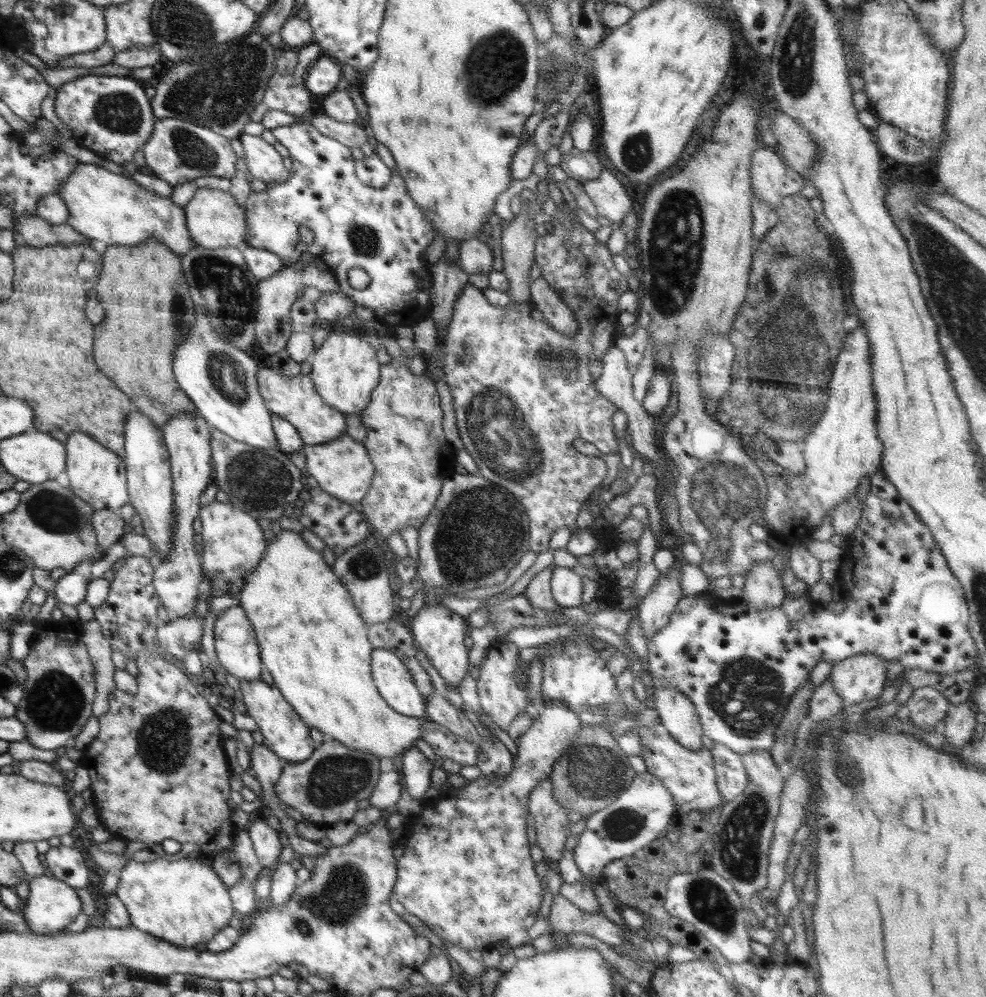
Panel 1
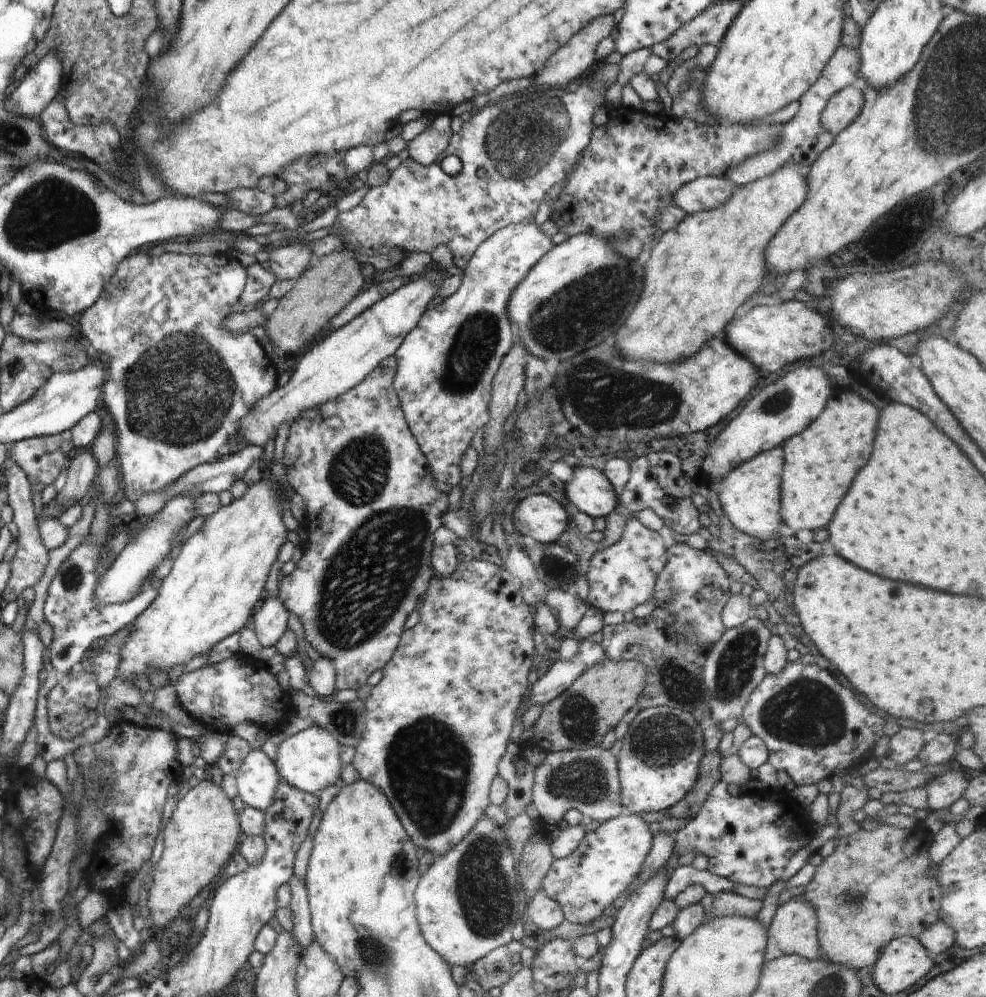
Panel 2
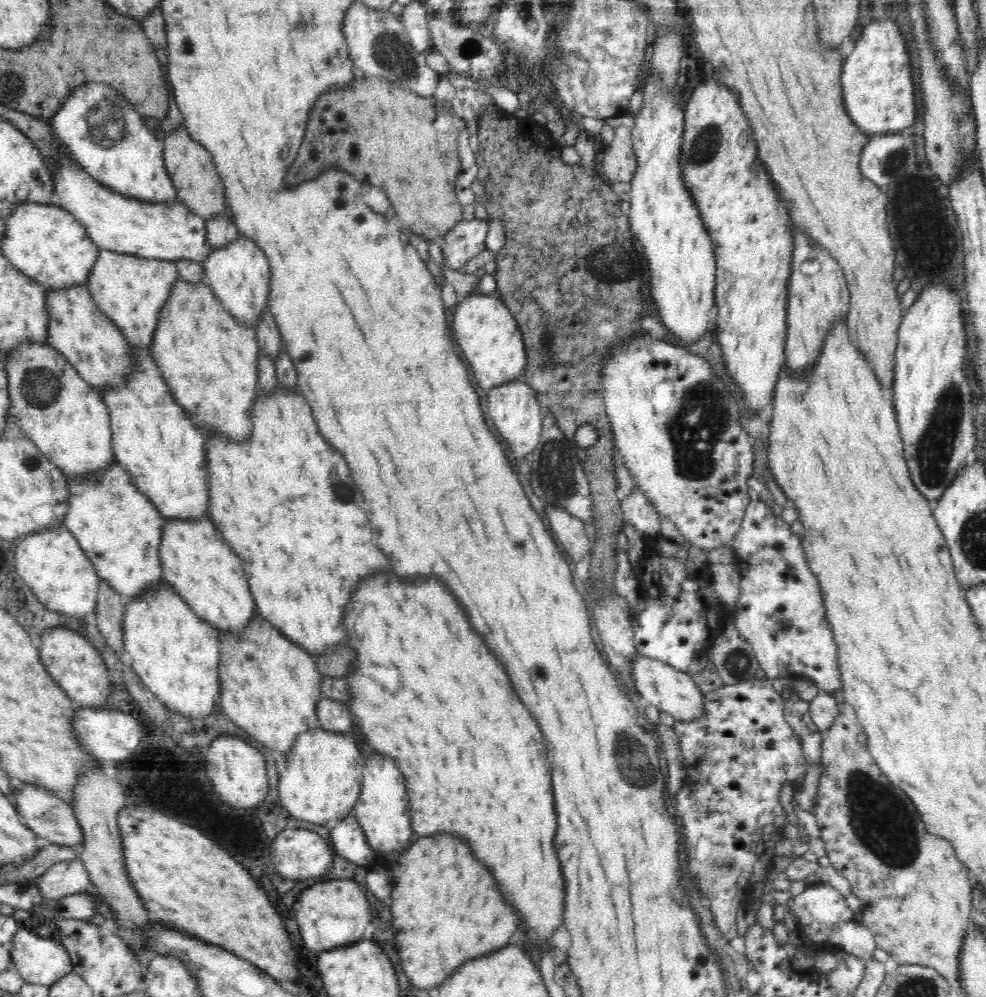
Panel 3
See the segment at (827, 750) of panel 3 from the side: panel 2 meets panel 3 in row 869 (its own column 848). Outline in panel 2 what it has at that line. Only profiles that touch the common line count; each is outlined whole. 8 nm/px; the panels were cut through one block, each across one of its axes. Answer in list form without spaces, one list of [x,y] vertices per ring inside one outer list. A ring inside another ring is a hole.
[[[923,821],[916,822],[911,829],[882,825],[868,832],[861,828],[838,840],[832,854],[823,858],[816,867],[814,877],[803,892],[803,900],[816,910],[823,957],[851,969],[869,969],[878,962],[885,946],[892,939],[905,936],[918,939],[928,926],[940,919],[940,883],[937,876],[930,874],[935,863],[928,855],[932,841],[933,835]]]

